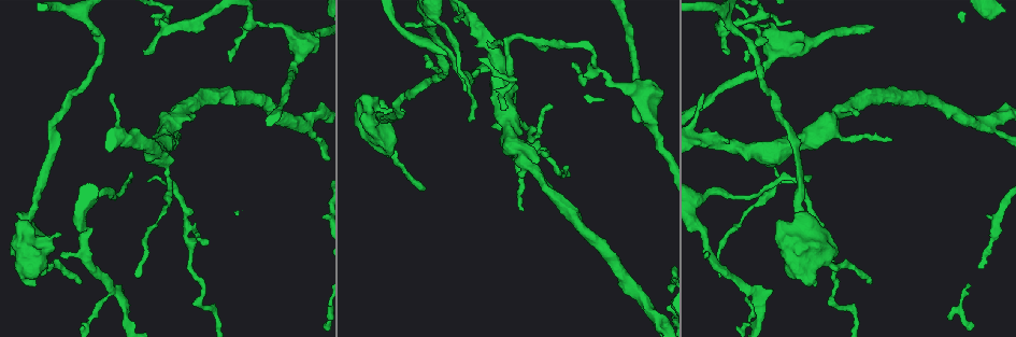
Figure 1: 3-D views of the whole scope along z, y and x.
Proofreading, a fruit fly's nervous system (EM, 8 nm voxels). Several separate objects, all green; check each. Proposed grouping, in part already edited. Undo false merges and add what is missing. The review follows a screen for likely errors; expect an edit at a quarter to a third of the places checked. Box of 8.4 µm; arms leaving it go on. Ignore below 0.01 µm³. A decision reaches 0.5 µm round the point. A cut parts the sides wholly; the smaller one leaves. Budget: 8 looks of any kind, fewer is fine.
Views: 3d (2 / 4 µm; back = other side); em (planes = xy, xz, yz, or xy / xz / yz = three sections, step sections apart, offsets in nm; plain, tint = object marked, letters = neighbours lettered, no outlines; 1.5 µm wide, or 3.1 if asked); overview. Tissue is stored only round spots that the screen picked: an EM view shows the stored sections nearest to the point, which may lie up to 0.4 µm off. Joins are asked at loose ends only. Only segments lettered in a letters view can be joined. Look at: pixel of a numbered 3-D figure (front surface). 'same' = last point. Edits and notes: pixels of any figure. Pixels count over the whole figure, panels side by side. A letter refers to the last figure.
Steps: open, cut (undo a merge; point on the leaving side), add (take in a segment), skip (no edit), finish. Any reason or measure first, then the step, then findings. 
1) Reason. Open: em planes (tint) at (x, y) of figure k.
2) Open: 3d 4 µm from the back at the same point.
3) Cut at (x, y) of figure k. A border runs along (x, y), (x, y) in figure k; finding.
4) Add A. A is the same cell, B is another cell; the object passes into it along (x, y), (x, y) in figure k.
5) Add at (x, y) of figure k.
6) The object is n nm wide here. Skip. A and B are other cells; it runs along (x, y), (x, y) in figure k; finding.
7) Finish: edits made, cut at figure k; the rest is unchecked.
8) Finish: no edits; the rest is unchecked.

Tapers out. Open: em xz step 8 (tint) at (207, 240) of figure 1.

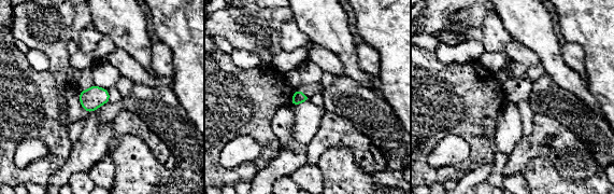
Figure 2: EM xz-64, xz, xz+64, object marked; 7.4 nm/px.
Another direction. Open: em planes (letters) at the same point.

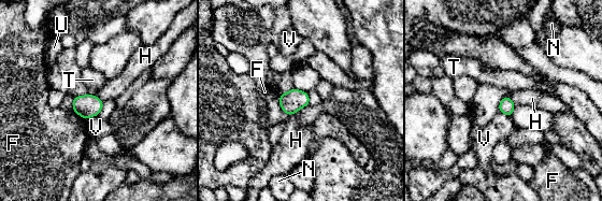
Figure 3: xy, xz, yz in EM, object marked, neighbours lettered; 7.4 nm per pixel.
Skip. F, H, N, T, U and V are other cells; no lettered segment goes on from it.

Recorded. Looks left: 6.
Open: em planes (letters) at (512, 91) of figure 1.

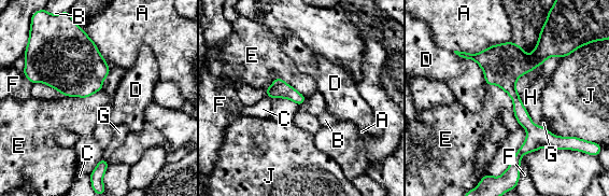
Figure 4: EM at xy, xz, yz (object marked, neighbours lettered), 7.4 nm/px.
Skip. A, B, C, D, E, F, G, H and J are other cells; it runs along (568, 46), (535, 59), (462, 54) in figure 4; one neuron here.

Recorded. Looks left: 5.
Abrupt turn. Open: em xy step 4 (tint) at (197, 303) of figure 1.

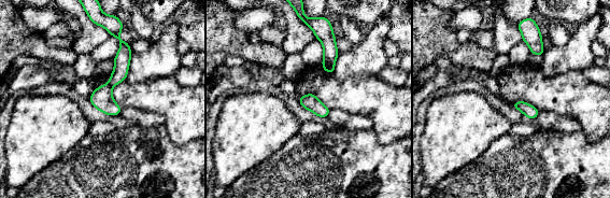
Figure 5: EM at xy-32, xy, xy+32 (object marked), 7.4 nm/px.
Open: em planes (tint) at the same point.

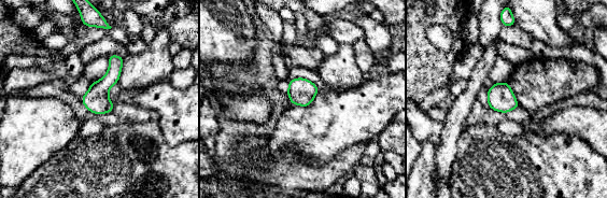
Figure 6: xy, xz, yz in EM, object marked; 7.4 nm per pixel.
Open: em planes (letters) at the same point.

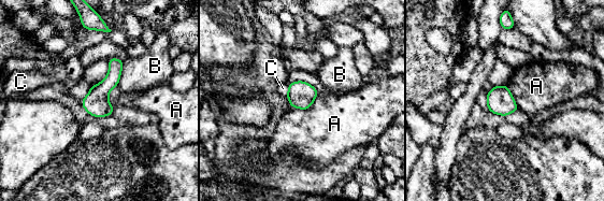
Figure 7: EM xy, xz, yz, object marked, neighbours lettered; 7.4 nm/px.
Skip. A, B and C are other cells; all the same neuron.

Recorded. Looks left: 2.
Finish: no edits; the rest is unchecked.

